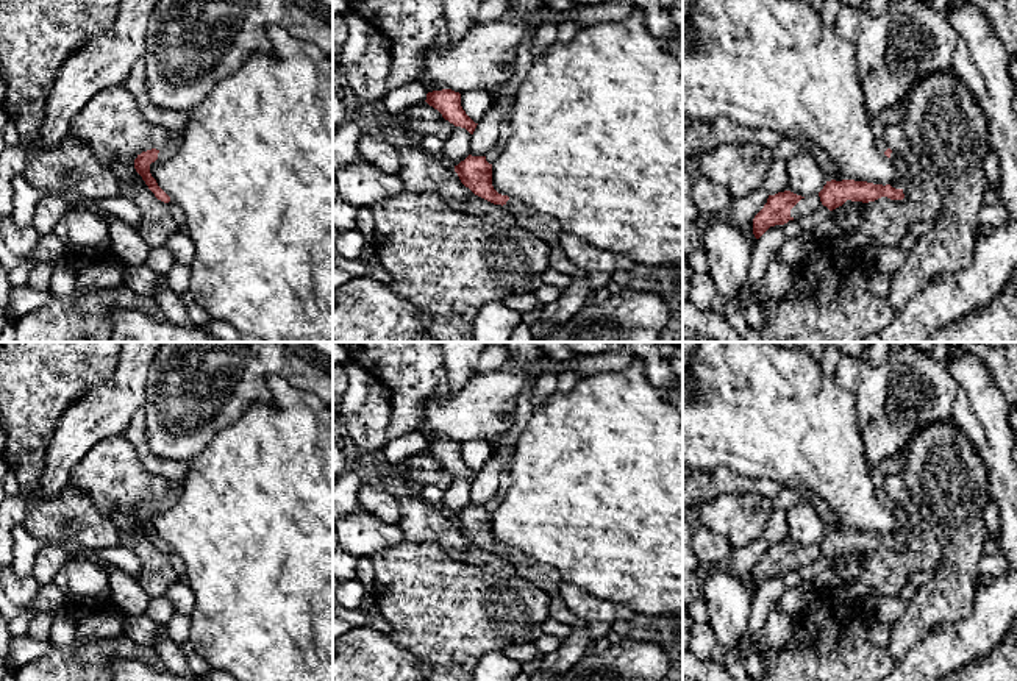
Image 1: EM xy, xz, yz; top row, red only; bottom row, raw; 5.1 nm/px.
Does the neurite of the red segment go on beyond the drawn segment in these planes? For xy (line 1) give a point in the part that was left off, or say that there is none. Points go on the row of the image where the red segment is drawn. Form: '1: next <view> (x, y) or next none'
1: next xy (171, 147)

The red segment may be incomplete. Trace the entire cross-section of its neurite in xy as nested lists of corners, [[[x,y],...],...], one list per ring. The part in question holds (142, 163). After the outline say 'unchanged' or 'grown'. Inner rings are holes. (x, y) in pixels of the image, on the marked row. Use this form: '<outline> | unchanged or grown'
[[[173,136],[161,150],[152,148],[142,152],[134,159],[136,172],[142,176],[142,180],[145,181],[148,189],[155,194],[155,197],[164,203],[169,203],[170,197],[158,186],[156,180],[152,176],[150,164],[155,161],[172,158],[177,153],[178,147],[180,147],[180,139],[178,136]]] | grown

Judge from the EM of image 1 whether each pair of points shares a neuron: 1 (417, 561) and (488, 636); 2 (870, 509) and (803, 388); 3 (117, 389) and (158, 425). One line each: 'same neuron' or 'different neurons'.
1: same neuron
2: same neuron
3: different neurons

